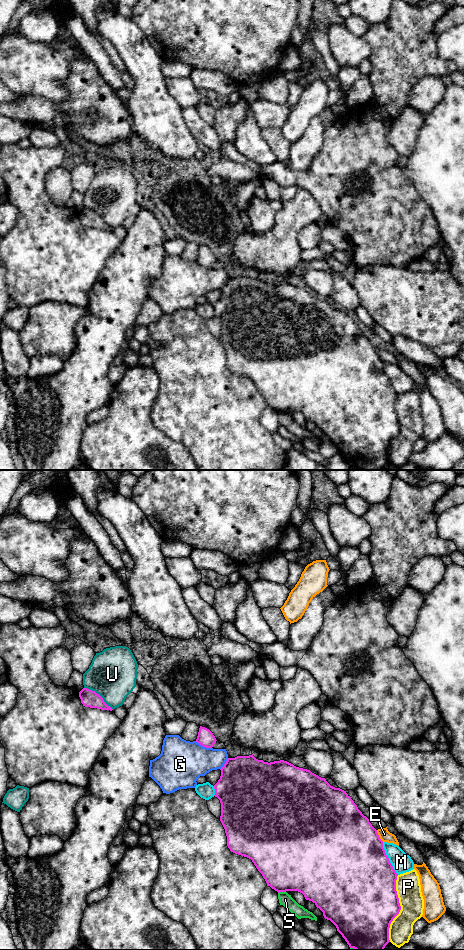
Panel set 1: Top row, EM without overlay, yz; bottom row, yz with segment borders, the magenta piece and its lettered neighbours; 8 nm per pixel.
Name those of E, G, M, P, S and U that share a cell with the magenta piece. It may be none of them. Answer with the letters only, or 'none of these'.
none of these

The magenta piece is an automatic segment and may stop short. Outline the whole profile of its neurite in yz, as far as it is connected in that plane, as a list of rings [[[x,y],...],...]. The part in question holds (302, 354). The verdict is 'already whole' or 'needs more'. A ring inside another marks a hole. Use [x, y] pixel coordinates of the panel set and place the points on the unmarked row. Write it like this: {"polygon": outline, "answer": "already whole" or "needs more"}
{"polygon": [[[253,274],[228,278],[220,290],[220,299],[214,305],[214,316],[221,323],[220,341],[225,349],[227,366],[230,371],[251,379],[265,399],[267,406],[270,406],[278,413],[298,411],[304,415],[306,420],[312,421],[323,432],[324,438],[330,440],[336,446],[337,451],[342,455],[350,468],[354,468],[355,470],[384,470],[385,466],[390,462],[390,444],[401,430],[396,411],[398,394],[393,389],[385,373],[383,361],[380,359],[377,350],[372,346],[369,339],[358,329],[346,311],[331,306],[325,298],[319,297],[310,290],[296,287],[284,280],[270,283],[264,282],[263,280],[256,279]]], "answer": "already whole"}

